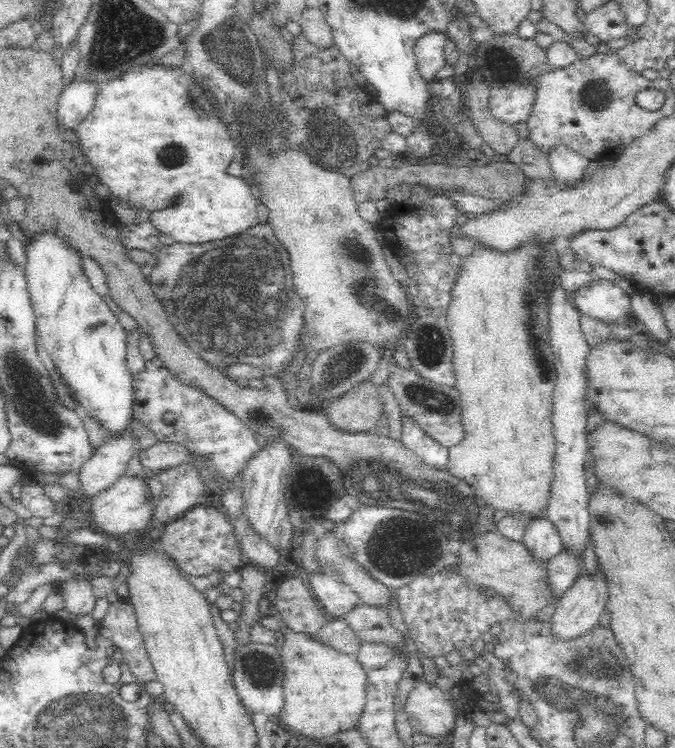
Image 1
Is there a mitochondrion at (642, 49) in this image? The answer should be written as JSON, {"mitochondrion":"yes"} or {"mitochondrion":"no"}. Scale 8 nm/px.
{"mitochondrion":"no"}

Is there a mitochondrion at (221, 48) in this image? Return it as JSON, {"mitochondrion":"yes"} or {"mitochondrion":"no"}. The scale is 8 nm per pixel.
{"mitochondrion":"yes"}

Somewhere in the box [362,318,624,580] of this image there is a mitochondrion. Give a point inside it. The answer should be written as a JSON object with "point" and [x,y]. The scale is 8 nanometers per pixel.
{"point":[390,559]}

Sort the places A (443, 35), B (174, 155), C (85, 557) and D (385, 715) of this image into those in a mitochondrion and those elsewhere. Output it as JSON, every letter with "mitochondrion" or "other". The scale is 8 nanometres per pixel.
{"A":"other","B":"mitochondrion","C":"other","D":"other"}

